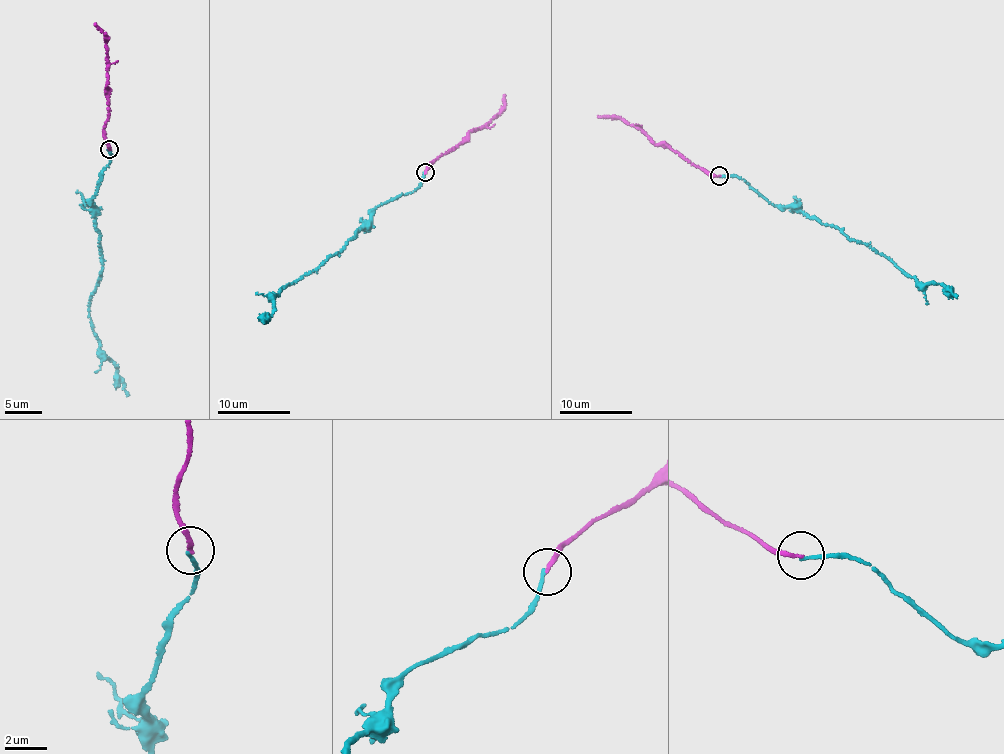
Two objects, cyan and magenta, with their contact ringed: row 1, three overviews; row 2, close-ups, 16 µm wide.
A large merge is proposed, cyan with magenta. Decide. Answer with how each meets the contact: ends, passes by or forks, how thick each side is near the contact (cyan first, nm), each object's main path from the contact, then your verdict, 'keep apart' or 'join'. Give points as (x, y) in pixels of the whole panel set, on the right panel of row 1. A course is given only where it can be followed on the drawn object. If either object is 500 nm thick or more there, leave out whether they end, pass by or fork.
cyan ends; magenta ends; calibres 170 and 190 nm; course cyan (719, 176), (737, 175), (779, 206), (794, 205), (823, 224), (832, 224), (920, 283), (939, 284), (956, 297); course magenta (719, 176), (705, 173), (619, 118), (598, 116); keep apart

